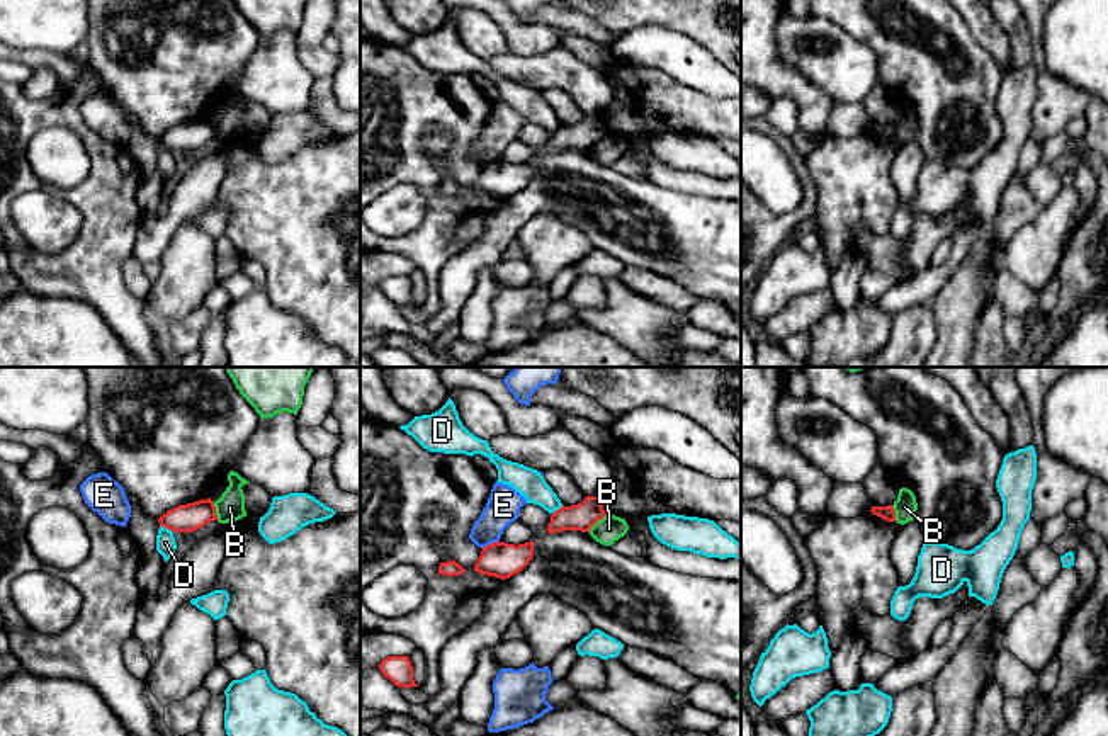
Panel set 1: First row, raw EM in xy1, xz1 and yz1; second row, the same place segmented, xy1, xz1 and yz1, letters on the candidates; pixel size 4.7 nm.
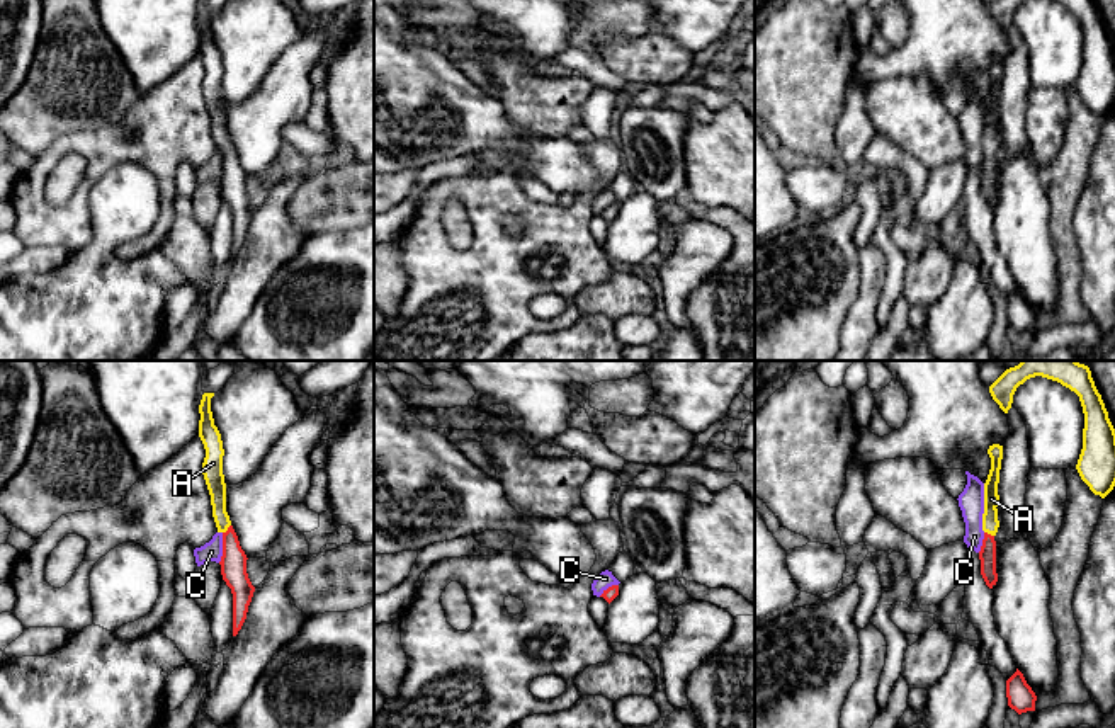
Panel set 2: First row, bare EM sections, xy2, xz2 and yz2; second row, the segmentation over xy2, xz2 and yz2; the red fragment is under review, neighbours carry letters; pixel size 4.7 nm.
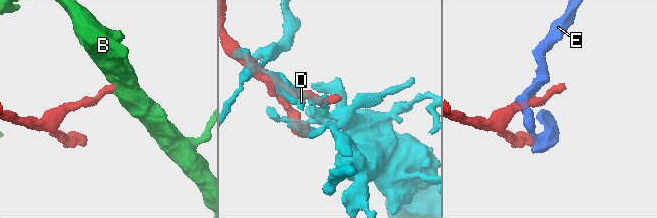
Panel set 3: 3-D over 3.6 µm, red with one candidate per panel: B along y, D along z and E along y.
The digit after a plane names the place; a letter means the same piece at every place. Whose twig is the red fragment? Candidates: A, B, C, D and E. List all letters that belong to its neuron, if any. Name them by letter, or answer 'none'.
A

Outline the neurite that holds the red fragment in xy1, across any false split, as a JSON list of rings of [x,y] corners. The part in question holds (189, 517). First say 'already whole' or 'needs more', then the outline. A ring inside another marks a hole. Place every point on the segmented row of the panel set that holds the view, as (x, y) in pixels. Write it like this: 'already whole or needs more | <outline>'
already whole | [[[211,498],[178,505],[158,518],[160,525],[172,532],[194,532],[214,520],[218,515]]]

